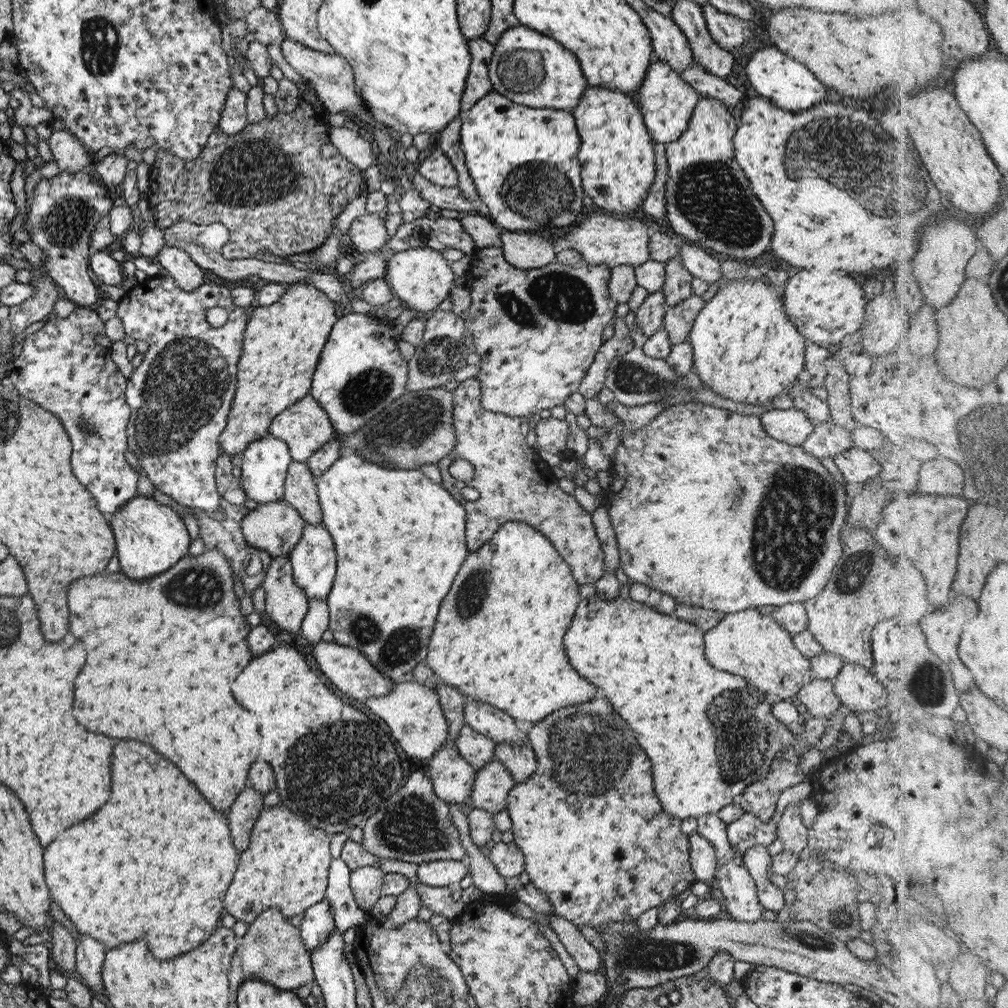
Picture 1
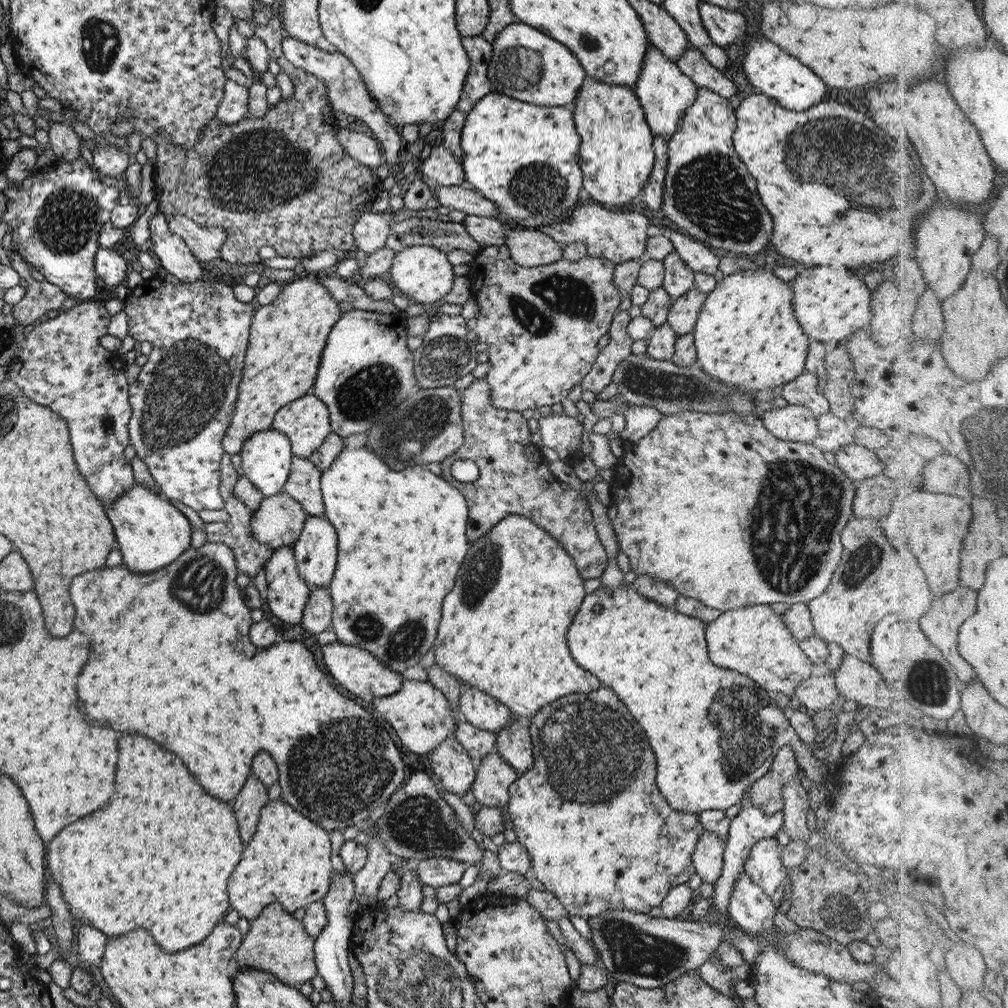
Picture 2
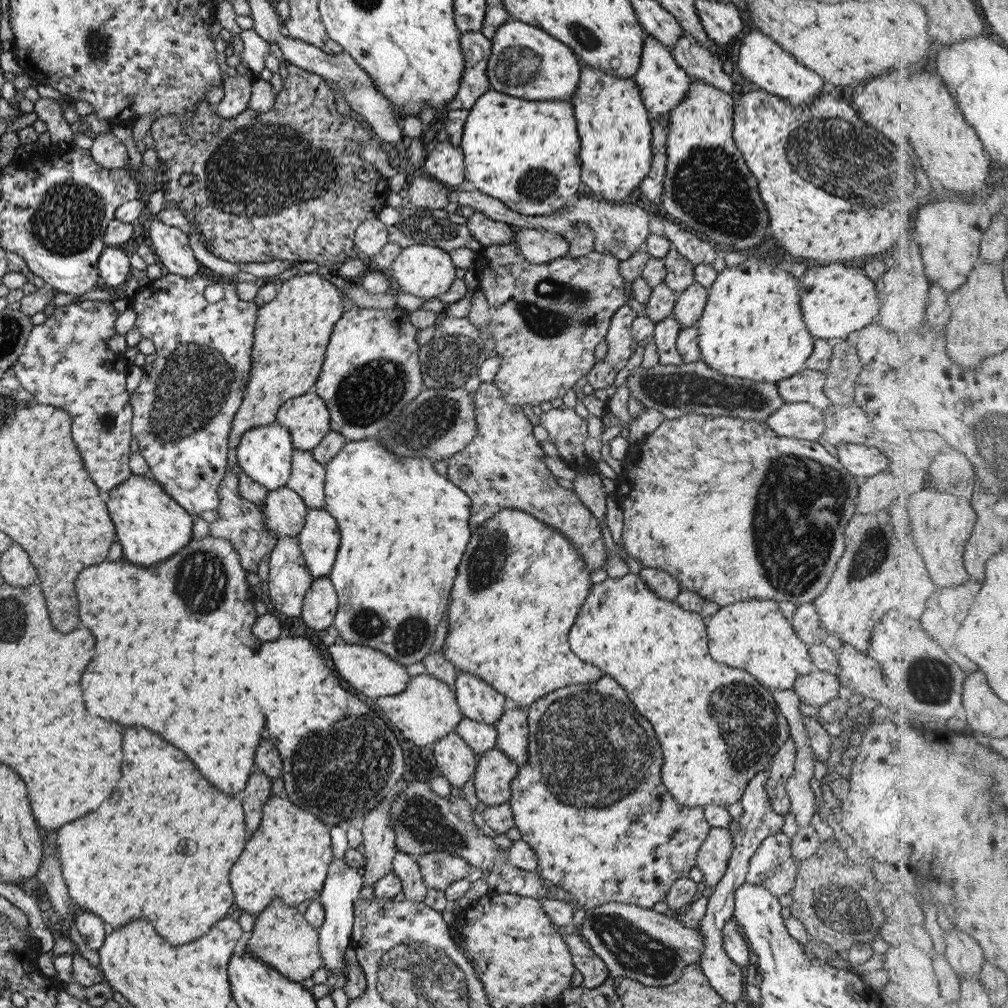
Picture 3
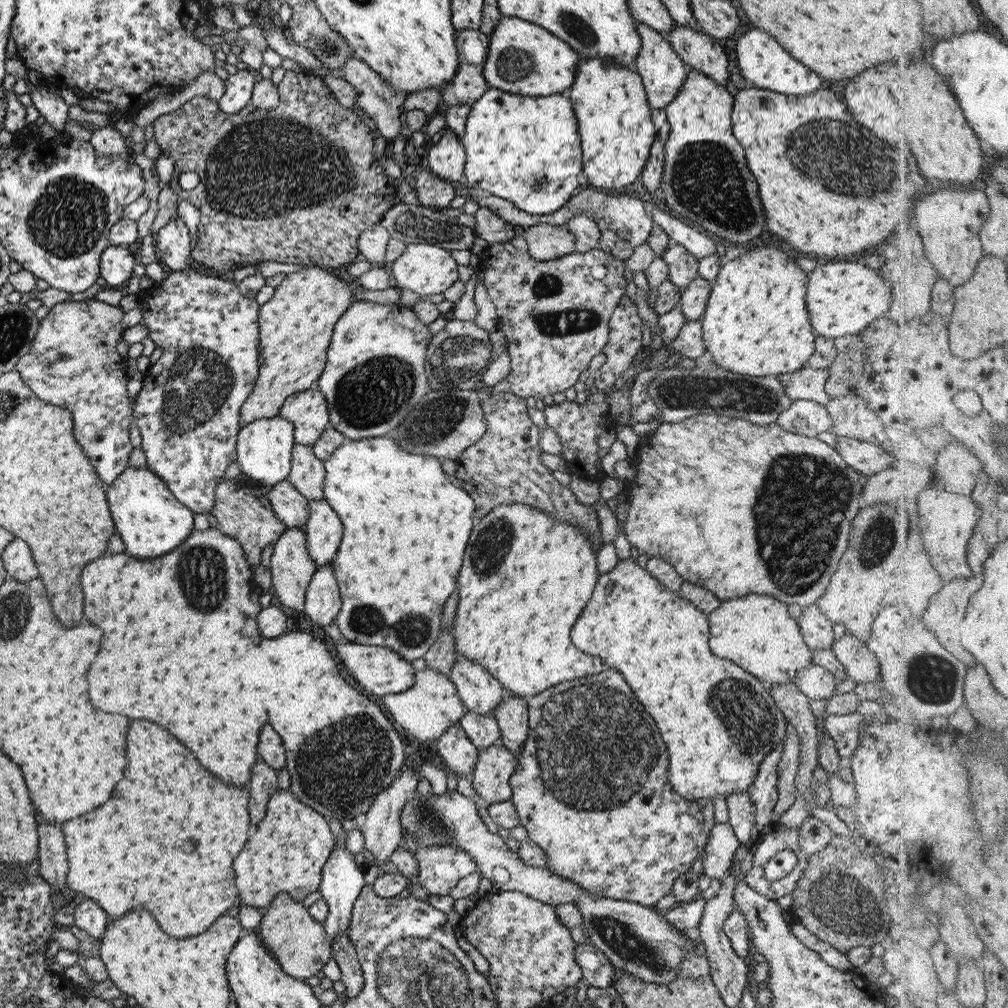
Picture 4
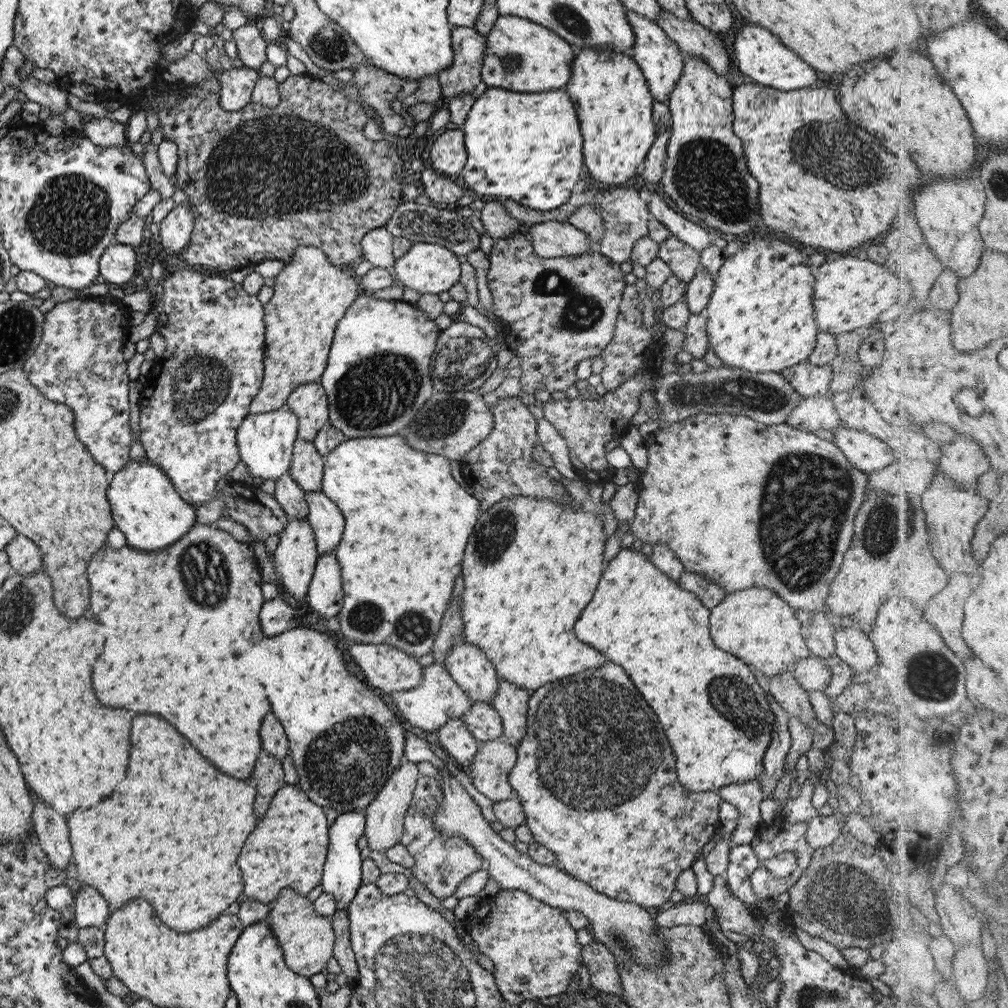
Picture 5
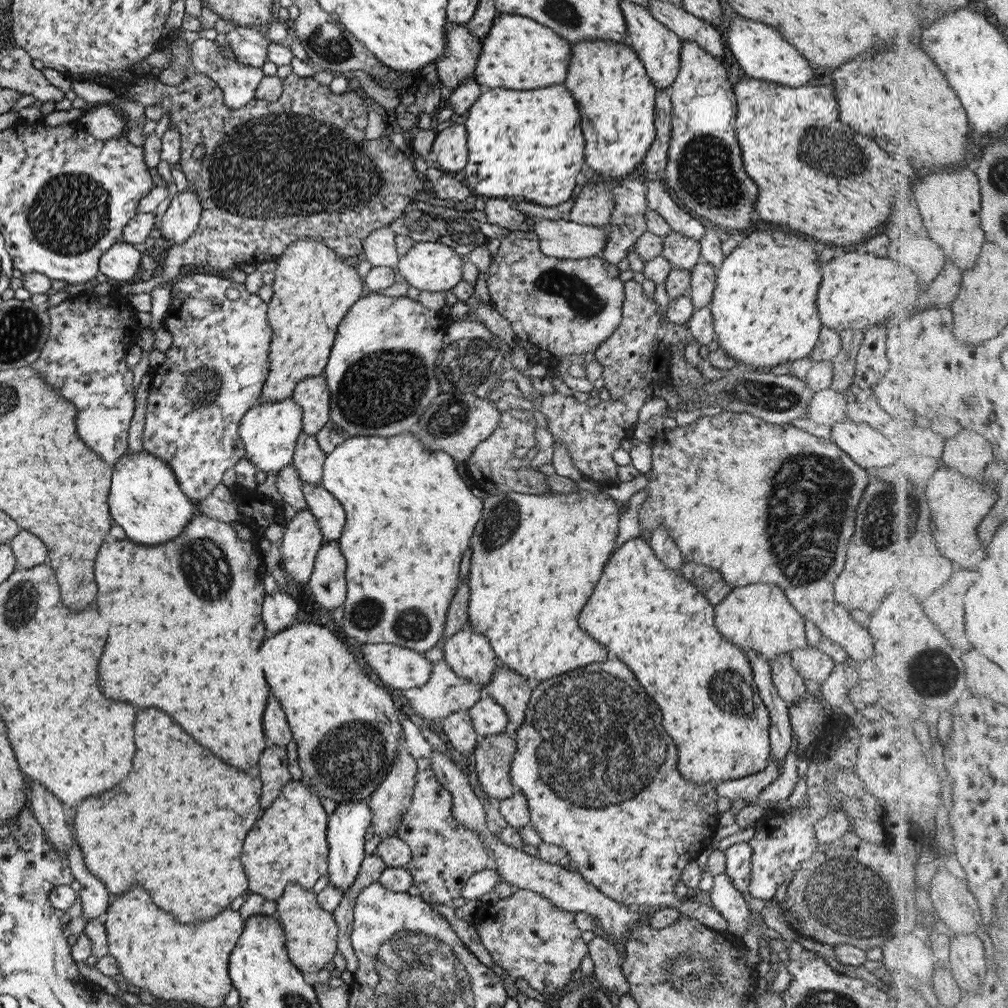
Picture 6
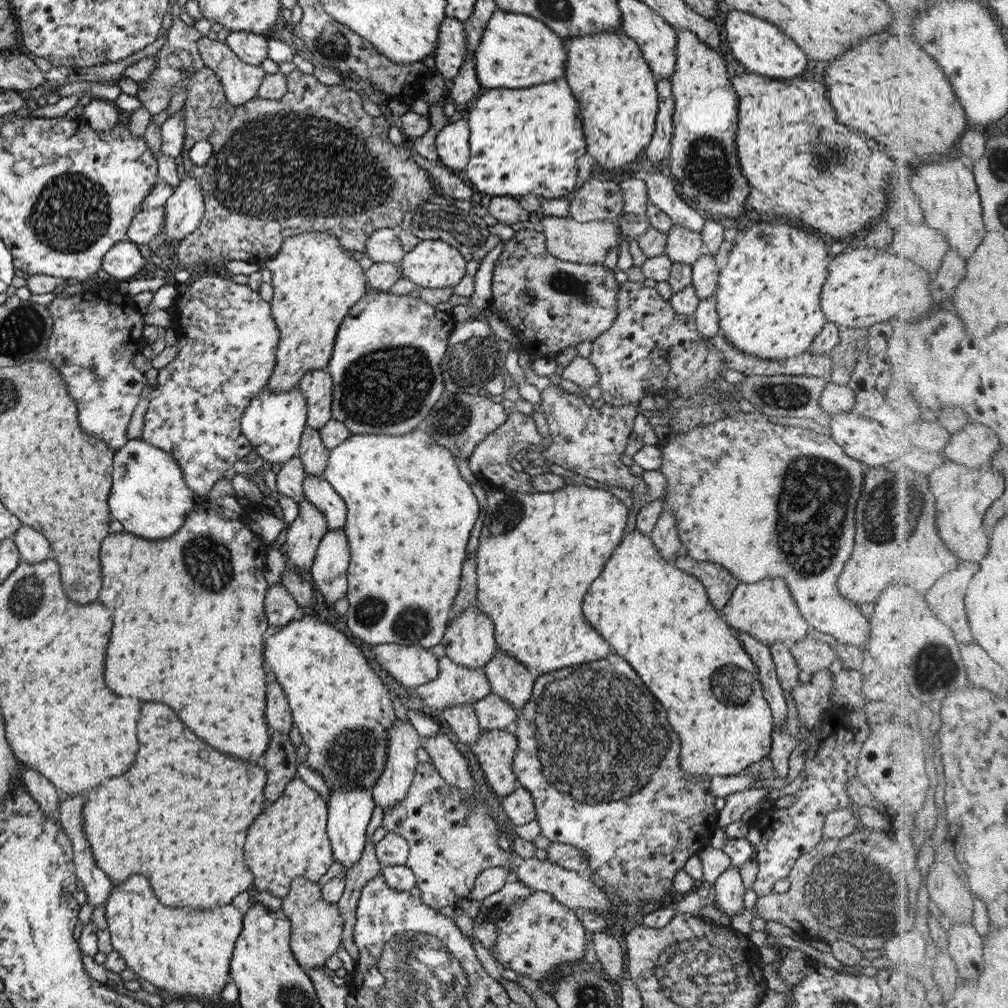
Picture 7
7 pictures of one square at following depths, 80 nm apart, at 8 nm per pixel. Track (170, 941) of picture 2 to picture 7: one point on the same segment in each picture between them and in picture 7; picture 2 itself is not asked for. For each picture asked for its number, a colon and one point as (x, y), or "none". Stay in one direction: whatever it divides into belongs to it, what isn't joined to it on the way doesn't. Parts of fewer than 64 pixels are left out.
3: (161, 848)
4: (182, 827)
5: (170, 832)
6: (175, 825)
7: (185, 834)

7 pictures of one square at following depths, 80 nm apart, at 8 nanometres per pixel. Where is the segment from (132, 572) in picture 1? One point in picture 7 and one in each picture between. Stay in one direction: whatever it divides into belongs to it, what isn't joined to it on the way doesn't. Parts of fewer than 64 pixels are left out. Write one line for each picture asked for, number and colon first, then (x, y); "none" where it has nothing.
2: (149, 532)
3: (150, 526)
4: (150, 521)
5: (144, 505)
6: (144, 498)
7: (148, 496)

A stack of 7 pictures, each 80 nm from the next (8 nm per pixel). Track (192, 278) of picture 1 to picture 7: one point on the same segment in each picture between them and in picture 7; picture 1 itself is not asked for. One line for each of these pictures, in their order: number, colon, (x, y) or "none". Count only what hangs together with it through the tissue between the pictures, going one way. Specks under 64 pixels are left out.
2: (170, 250)
3: (169, 245)
4: (173, 250)
5: (174, 231)
6: (178, 222)
7: (184, 208)

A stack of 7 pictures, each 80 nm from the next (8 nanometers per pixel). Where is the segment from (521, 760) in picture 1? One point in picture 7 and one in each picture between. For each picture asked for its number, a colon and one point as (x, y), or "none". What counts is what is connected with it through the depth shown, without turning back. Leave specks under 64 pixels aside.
2: (512, 744)
3: (512, 735)
4: (511, 715)
5: (510, 702)
6: (511, 692)
7: (507, 679)

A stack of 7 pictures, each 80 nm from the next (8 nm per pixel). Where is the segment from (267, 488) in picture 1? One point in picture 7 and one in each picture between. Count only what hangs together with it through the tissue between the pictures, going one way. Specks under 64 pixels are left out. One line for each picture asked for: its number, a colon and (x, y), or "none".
2: (265, 456)
3: (263, 452)
4: (263, 447)
5: (264, 440)
6: (268, 431)
7: (272, 422)

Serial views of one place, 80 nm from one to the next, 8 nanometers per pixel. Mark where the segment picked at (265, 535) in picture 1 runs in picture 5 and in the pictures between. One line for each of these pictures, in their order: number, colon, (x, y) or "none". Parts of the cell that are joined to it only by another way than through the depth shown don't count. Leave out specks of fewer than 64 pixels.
2: (278, 520)
3: (283, 511)
4: (289, 506)
5: (290, 497)

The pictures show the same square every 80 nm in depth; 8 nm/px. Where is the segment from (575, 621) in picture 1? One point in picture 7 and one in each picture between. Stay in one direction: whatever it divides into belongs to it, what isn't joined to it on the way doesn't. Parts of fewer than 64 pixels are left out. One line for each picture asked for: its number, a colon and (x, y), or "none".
2: (714, 732)
3: (717, 727)
4: (718, 722)
5: (716, 718)
6: (656, 622)
7: (659, 619)

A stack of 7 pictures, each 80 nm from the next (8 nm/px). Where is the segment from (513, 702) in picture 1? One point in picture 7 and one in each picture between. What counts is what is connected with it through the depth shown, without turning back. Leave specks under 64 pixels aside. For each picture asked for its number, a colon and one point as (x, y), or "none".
2: (503, 627)
3: (520, 584)
4: (526, 576)
5: (530, 566)
6: (534, 559)
7: (537, 553)

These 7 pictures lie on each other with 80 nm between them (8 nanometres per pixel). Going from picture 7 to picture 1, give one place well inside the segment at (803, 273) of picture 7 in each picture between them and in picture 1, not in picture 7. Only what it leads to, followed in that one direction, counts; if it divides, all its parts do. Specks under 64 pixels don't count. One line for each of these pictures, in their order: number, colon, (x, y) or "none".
1: (743, 347)
2: (745, 335)
3: (750, 327)
4: (755, 322)
5: (760, 318)
6: (763, 308)

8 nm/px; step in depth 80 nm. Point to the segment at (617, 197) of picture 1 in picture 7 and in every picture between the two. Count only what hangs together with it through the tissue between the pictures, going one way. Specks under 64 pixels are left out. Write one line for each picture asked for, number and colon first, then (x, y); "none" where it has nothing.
2: (615, 155)
3: (615, 131)
4: (614, 123)
5: (612, 101)
6: (615, 97)
7: (610, 80)

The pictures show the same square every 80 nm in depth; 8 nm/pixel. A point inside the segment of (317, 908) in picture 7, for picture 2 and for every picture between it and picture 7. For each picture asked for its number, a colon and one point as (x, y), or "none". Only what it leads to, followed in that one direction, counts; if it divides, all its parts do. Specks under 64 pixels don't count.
2: (275, 942)
3: (281, 937)
4: (297, 941)
5: (306, 939)
6: (310, 932)

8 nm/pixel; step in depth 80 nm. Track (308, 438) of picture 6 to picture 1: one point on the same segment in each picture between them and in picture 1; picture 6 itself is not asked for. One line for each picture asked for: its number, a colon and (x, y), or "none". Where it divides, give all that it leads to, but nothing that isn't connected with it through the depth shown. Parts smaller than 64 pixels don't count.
1: (299, 486)
2: (302, 483)
3: (306, 477)
4: (306, 474)
5: (306, 468)

